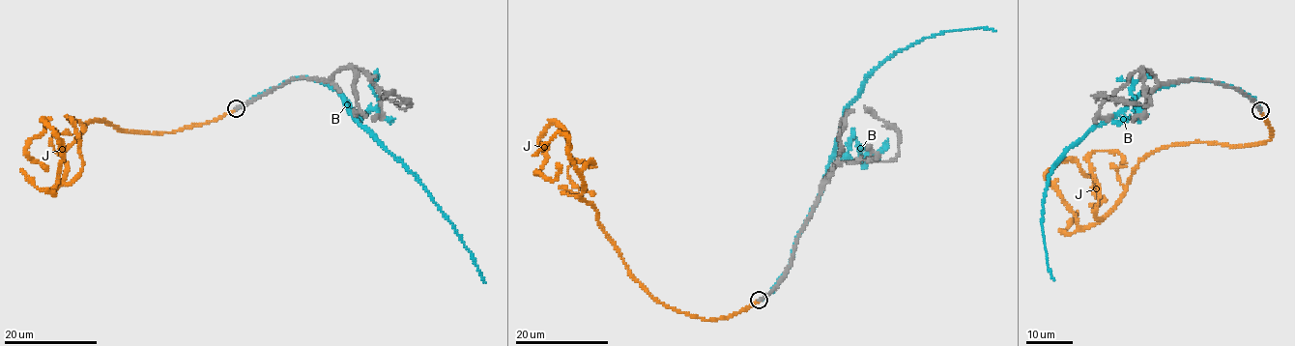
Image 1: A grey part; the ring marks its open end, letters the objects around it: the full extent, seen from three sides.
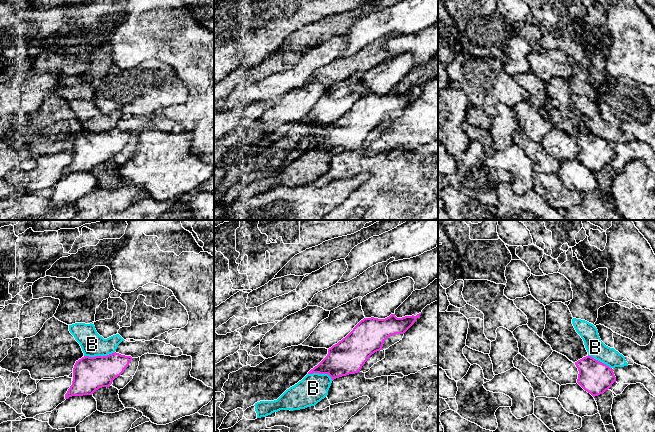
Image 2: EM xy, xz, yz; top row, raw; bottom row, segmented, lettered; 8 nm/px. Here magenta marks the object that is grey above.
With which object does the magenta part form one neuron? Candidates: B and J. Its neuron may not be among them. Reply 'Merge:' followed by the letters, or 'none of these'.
Merge: none of these

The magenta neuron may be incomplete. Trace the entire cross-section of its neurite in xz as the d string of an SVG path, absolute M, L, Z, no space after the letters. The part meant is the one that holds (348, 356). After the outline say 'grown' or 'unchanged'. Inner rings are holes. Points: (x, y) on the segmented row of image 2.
M420 315L364 318L345 338L329 348L327 356L308 374L328 374L334 380L360 372L367 359L382 349L388 337L404 334Z; unchanged

